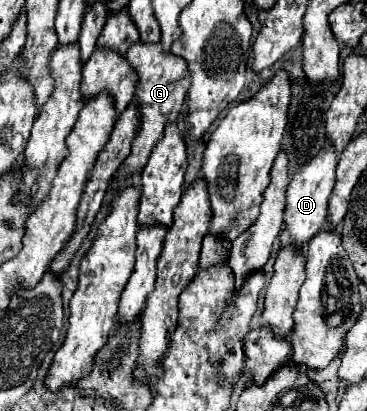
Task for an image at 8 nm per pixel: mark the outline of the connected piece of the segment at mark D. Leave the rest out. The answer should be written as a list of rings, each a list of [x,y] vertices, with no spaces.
[[[326,144],[324,150],[312,158],[306,166],[302,166],[286,192],[286,210],[284,210],[284,226],[290,232],[290,240],[294,248],[302,248],[312,236],[316,236],[326,226],[328,216],[328,198],[336,184],[336,150]]]

